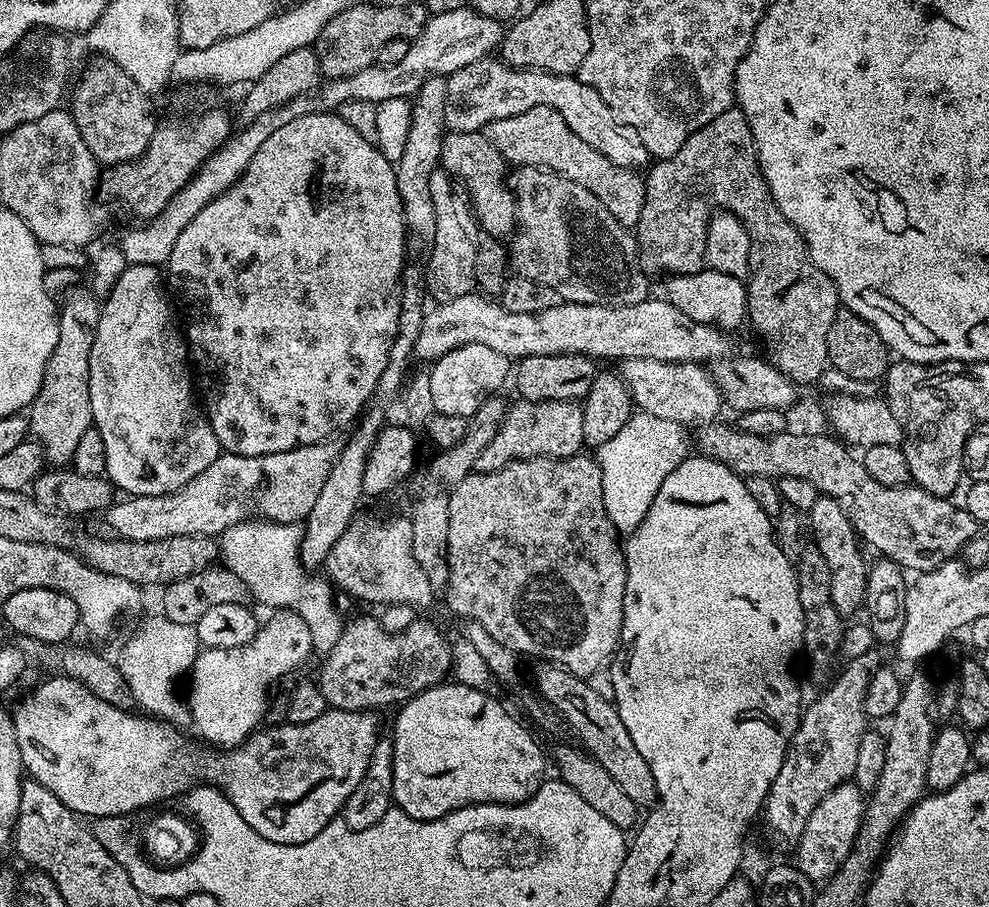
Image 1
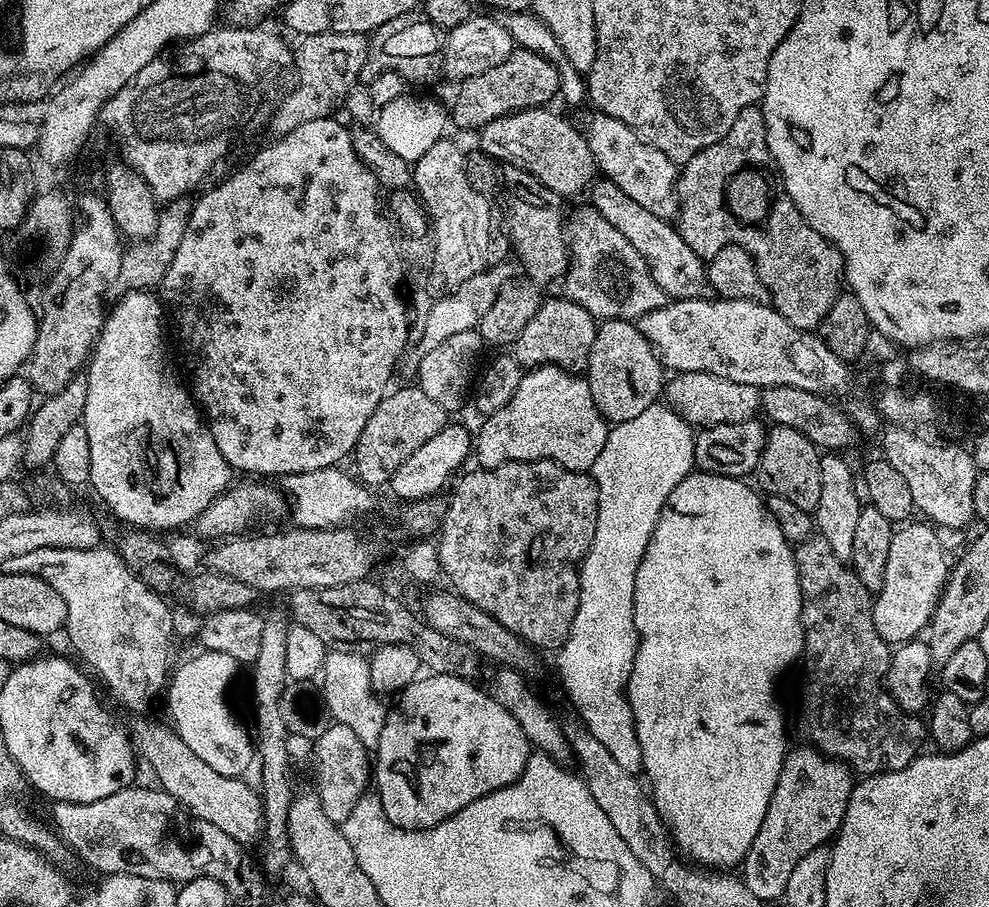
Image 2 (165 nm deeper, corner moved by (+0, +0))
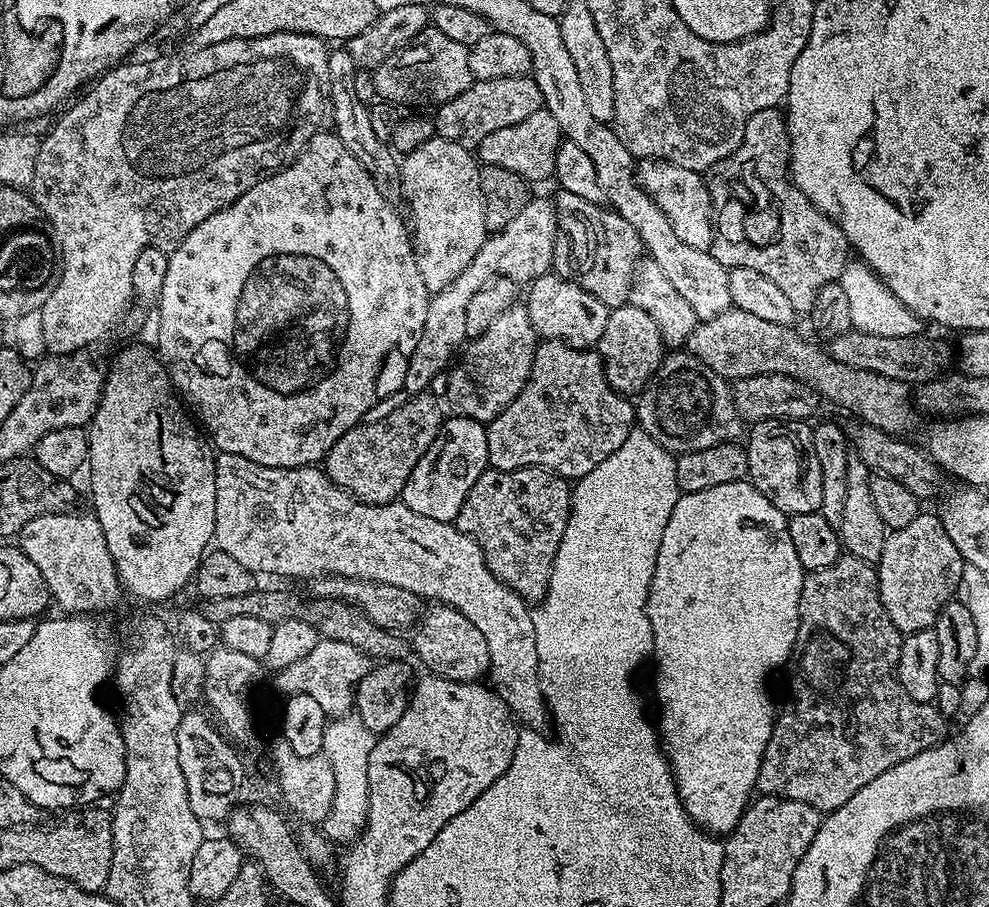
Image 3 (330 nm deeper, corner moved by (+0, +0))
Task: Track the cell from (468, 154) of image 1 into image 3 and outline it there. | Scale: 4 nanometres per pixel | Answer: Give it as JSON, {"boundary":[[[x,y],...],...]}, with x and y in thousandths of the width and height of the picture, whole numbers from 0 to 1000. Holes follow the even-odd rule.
{"boundary":[[[566,209],[560,216],[562,226],[562,271],[558,281],[558,295],[563,304],[579,309],[588,320],[605,329],[616,342],[636,334],[639,311],[649,286],[651,269],[645,254],[611,225],[593,223],[584,214]]]}

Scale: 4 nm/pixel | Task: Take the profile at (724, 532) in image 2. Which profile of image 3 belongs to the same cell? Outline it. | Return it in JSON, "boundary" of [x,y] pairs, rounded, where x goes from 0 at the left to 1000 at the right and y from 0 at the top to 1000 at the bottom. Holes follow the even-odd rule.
{"boundary":[[[759,533],[727,534],[709,542],[691,544],[685,550],[667,594],[661,633],[655,647],[654,671],[659,691],[658,722],[661,728],[663,723],[663,772],[667,775],[665,810],[669,817],[669,828],[679,845],[679,856],[684,859],[684,870],[688,877],[690,889],[695,893],[699,904],[713,917],[721,920],[741,917],[746,911],[750,897],[758,889],[758,883],[761,881],[760,873],[765,872],[766,849],[770,845],[770,831],[775,827],[775,818],[779,818],[783,793],[781,767],[777,764],[777,744],[796,723],[798,727],[805,713],[805,700],[809,685],[809,656],[814,634],[815,628],[807,620],[803,598],[799,598],[797,573],[794,566],[787,563],[766,539],[760,537]]]}

